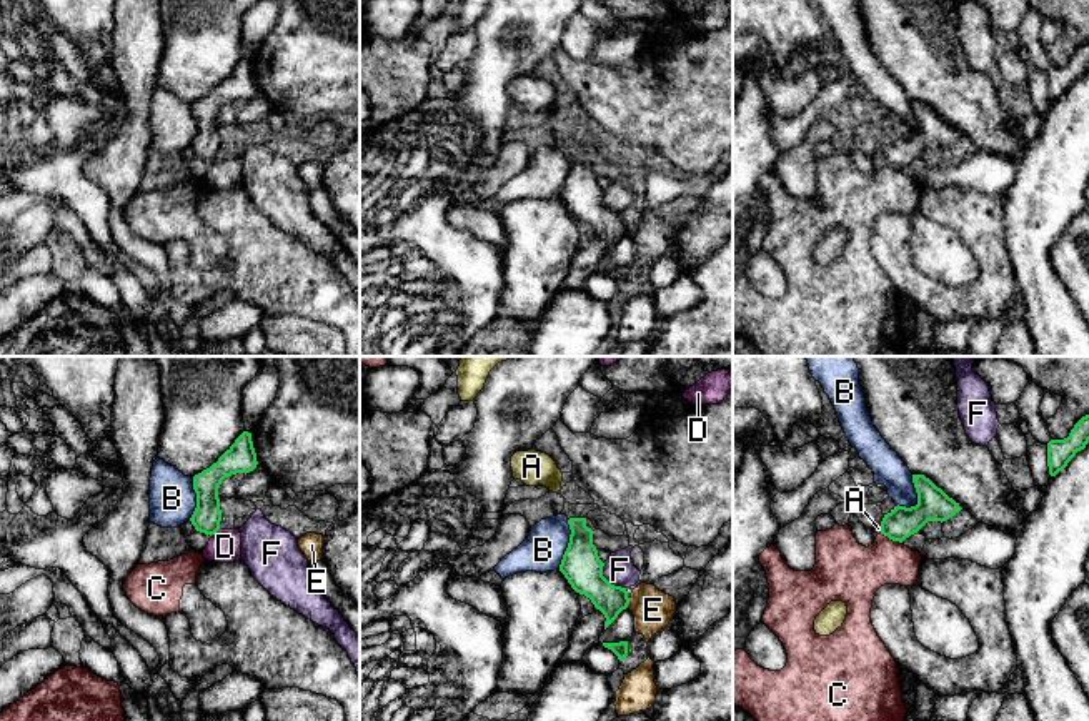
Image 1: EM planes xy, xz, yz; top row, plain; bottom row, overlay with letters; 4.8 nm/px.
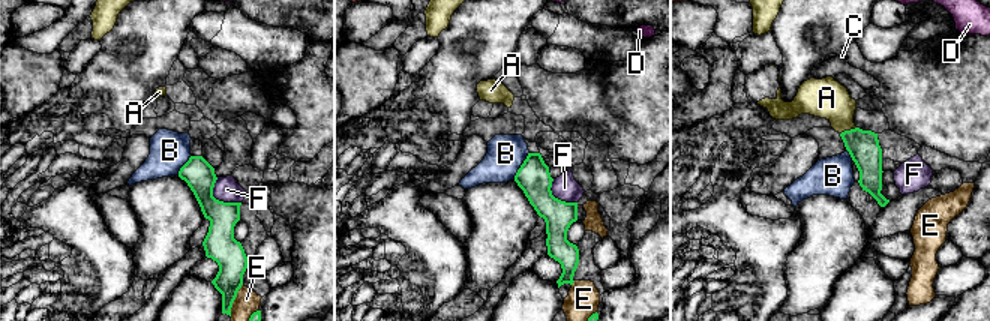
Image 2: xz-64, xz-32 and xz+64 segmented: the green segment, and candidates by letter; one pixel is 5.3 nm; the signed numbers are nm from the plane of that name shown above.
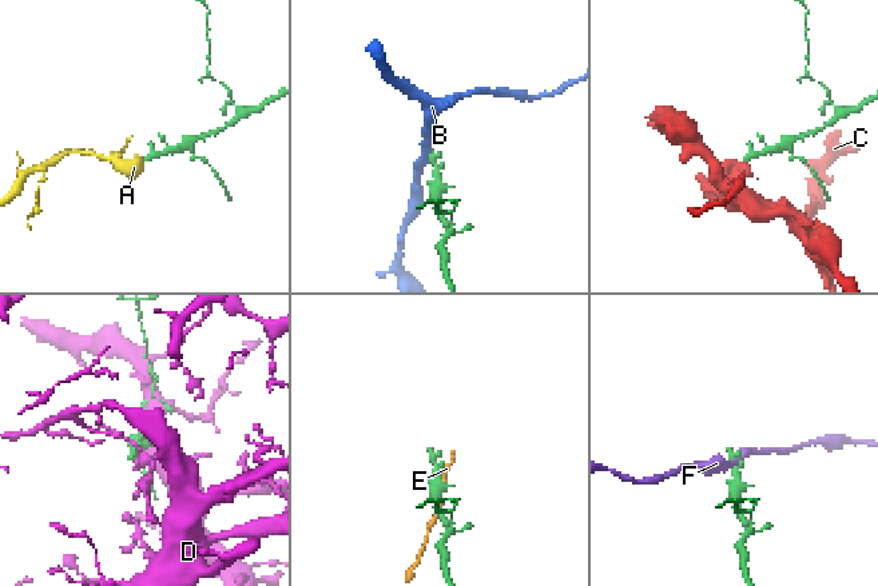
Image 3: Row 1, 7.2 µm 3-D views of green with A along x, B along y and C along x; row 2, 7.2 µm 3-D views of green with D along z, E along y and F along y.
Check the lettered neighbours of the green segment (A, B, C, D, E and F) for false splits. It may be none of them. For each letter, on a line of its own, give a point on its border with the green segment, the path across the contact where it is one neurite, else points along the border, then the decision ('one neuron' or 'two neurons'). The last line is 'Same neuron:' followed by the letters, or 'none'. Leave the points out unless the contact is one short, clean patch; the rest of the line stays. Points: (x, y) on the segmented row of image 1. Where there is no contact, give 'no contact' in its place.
A: meets green in yz at (881, 530); runs through yz (898, 525), (881, 530), (878, 528); one neuron
B: meets green in xz at (568, 545); border along xz (568, 520), (570, 541), (558, 568); two neurons
C: meets green in yz at (891, 538); border along yz (880, 533), (901, 543); two neurons
D: meets green in xy at (213, 533); two neurons
E: meets green in xz at (628, 603); two neurons
F: meets green in xz at (606, 580); border along xz (603, 563), (603, 575), (611, 583), (625, 588); two neurons
Same neuron: A

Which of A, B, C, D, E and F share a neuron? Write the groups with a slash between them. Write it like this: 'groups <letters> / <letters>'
groups A / B / C / D / E / F

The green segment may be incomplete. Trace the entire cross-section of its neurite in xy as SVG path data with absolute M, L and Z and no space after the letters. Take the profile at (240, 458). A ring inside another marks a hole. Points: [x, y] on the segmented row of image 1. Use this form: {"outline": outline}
{"outline": "M243 431L216 463L193 476L196 508L190 521L196 531L211 536L220 530L221 510L218 488L221 481L236 473L246 475L253 471L256 465L251 433Z"}

